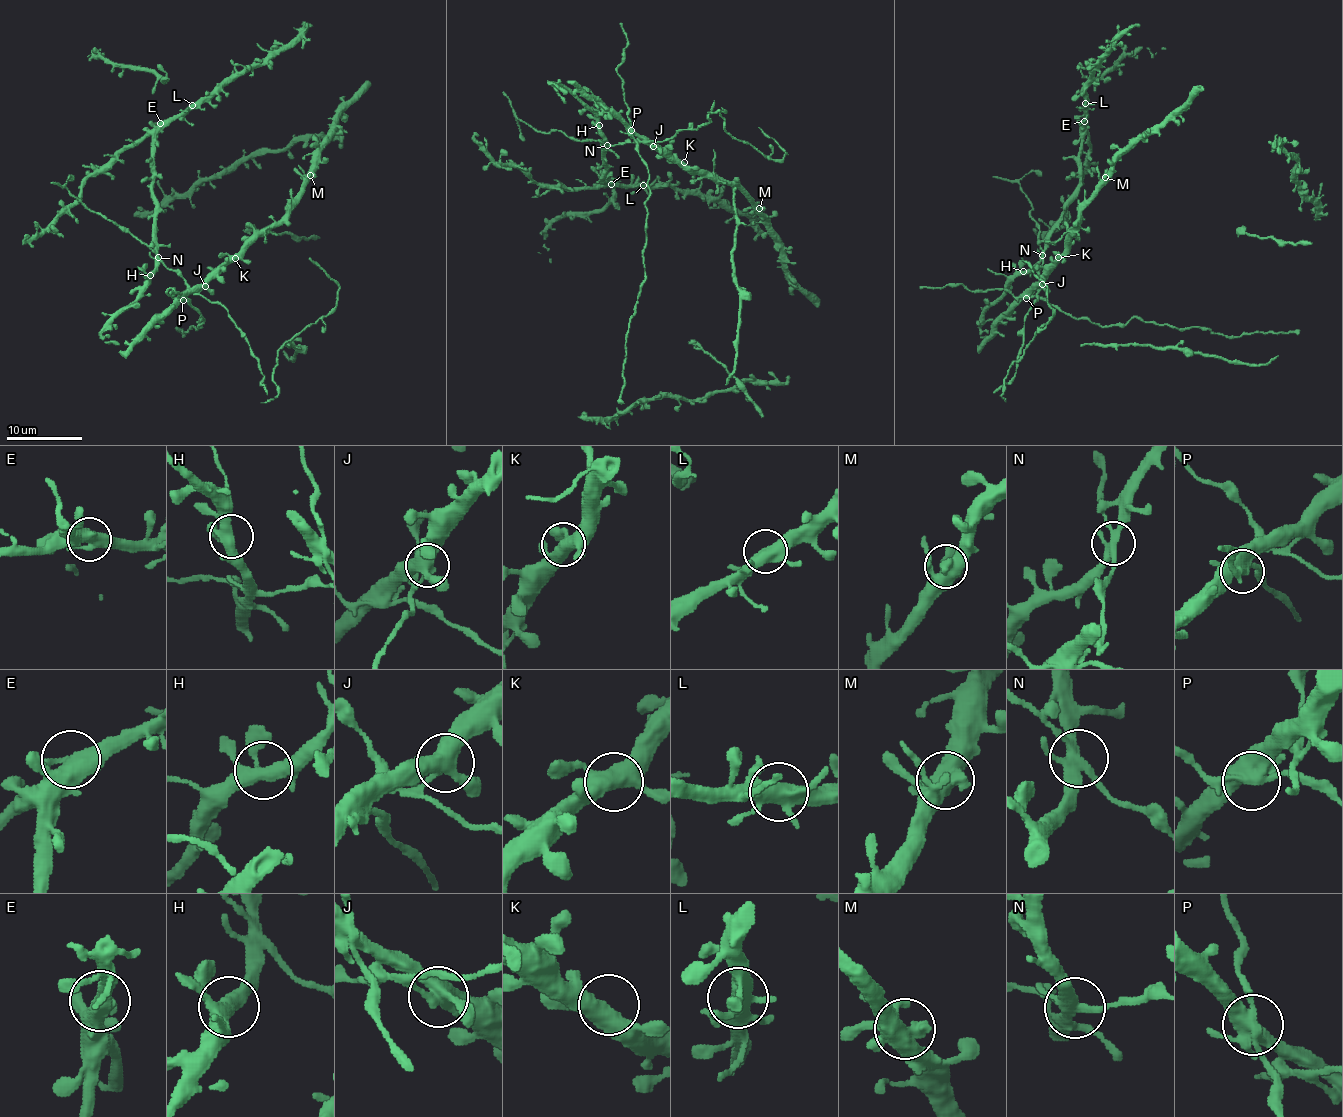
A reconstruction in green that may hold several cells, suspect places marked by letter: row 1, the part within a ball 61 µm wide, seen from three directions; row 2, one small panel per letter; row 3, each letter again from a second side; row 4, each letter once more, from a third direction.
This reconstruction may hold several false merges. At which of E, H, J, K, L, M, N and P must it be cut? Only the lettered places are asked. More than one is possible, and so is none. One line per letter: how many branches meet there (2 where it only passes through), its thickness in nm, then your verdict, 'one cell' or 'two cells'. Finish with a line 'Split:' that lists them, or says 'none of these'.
E: 4 branches meet; 440 nm thick; one cell
H: 5 branches meet; 400 nm thick; one cell
J: 4 branches meet; 460 nm thick; two cells
K: 4 branches meet; 420 nm thick; one cell
L: 5 branches meet; 440 nm thick; one cell
M: 5 branches meet; 480 nm thick; one cell
N: 5 branches meet; 320 nm thick; two cells
P: 6 branches meet; 480 nm thick; two cells
Split: J, N, P

